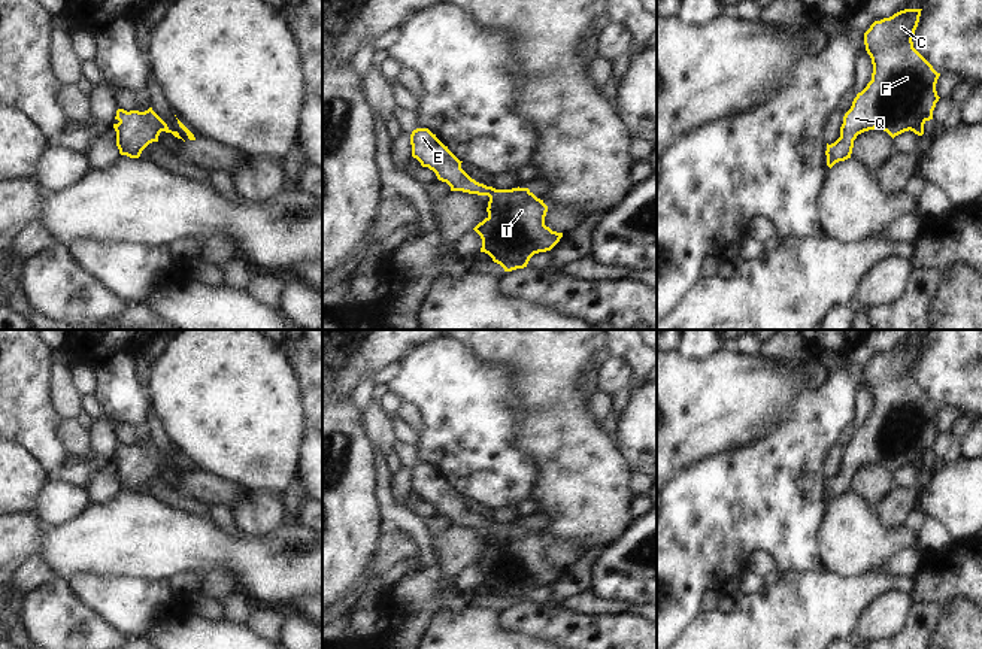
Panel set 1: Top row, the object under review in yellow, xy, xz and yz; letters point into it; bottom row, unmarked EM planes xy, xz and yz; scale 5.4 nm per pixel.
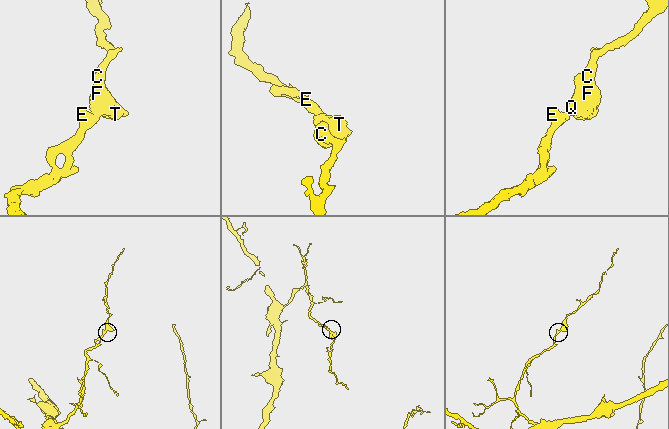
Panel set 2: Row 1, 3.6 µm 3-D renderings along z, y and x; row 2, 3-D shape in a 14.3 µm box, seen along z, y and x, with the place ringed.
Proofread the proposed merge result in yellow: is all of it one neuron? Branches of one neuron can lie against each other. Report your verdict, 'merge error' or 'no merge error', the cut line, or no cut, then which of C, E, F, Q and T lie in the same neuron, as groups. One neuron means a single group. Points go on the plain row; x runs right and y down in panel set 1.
no merge error; cut none; groups C E F Q T

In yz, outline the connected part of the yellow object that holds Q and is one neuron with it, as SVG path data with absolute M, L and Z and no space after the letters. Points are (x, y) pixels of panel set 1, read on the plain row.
M904 343L889 352L875 355L864 367L866 385L872 392L873 407L867 421L857 428L851 443L843 451L840 471L827 477L827 500L851 492L854 474L869 464L884 464L892 473L904 465L924 468L924 458L933 454L939 436L936 418L940 410L933 400L913 382L913 369L922 343Z

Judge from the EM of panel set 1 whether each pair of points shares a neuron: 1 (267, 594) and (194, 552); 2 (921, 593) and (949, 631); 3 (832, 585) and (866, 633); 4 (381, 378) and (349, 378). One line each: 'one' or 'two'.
1: one
2: two
3: two
4: two

